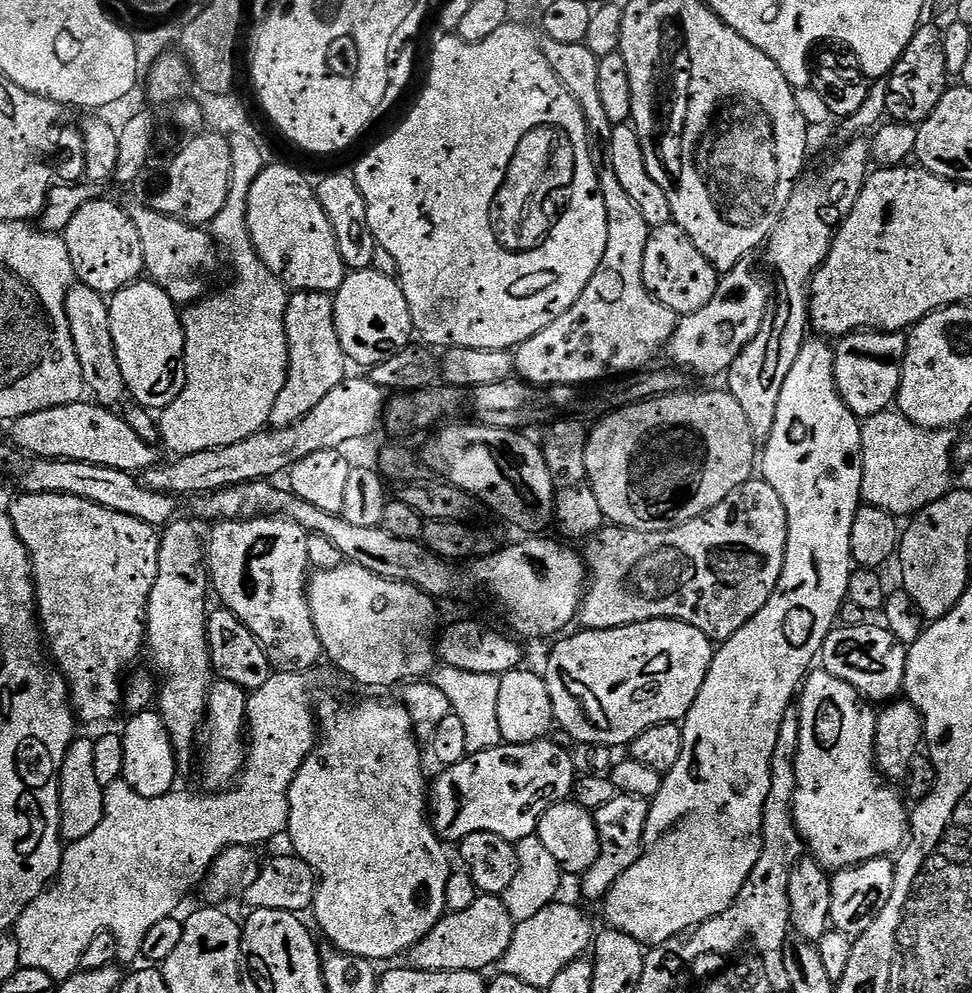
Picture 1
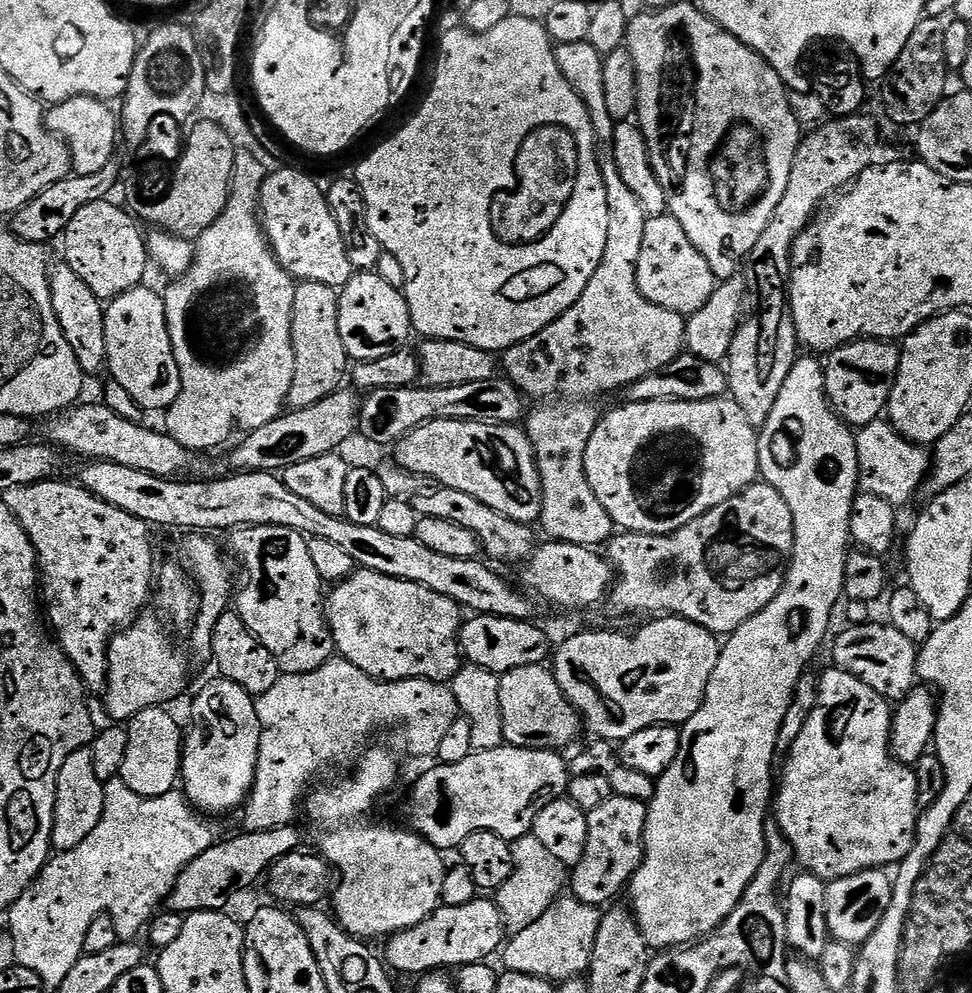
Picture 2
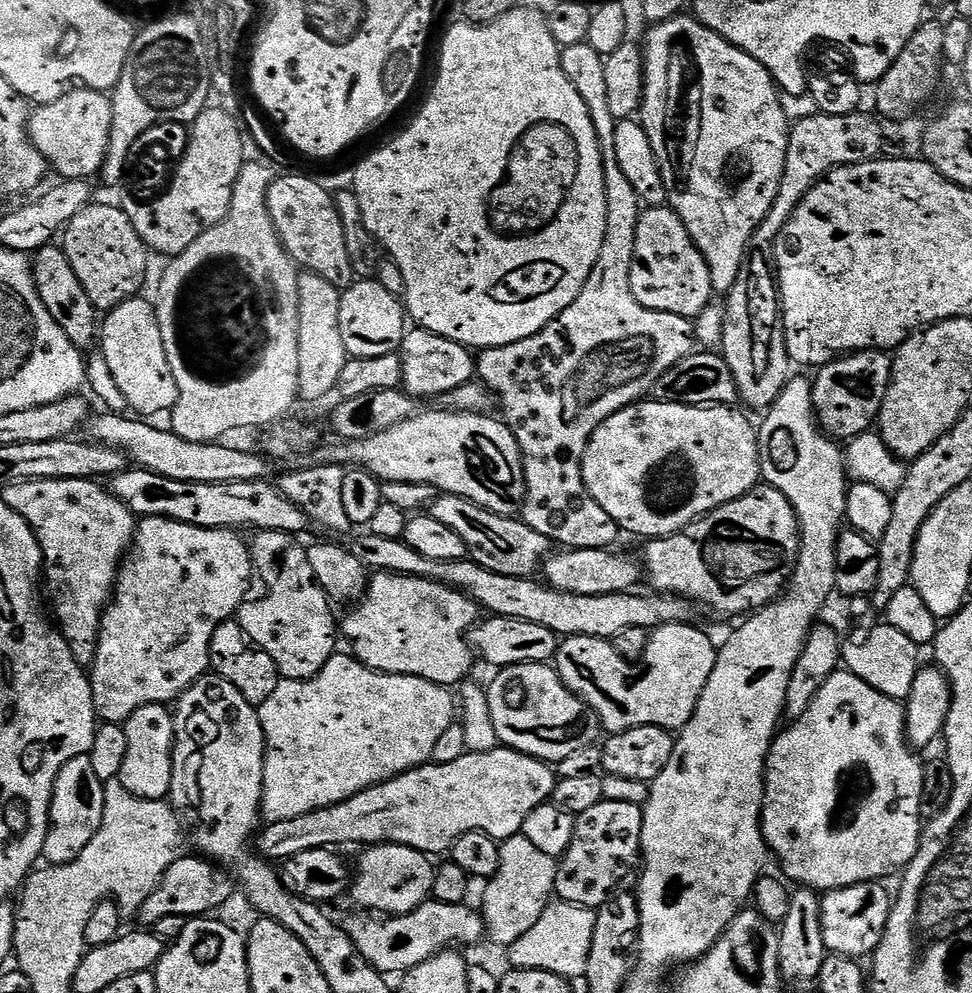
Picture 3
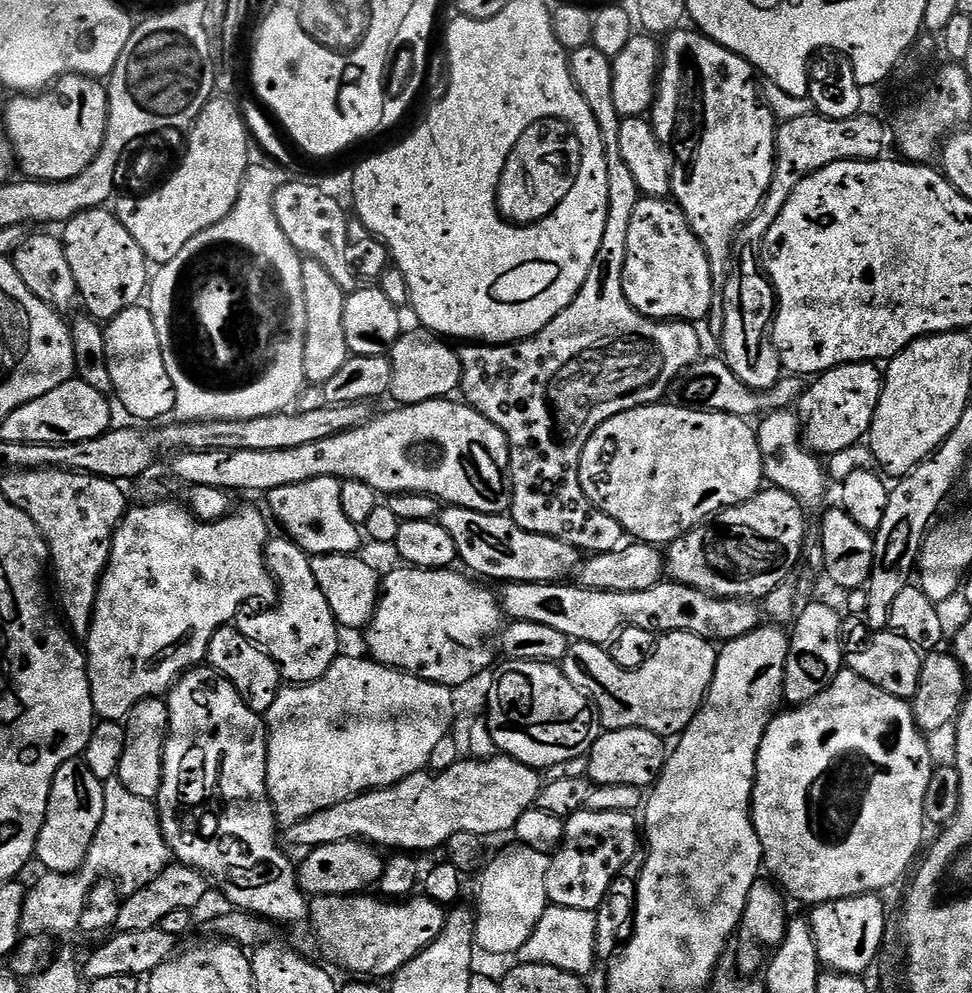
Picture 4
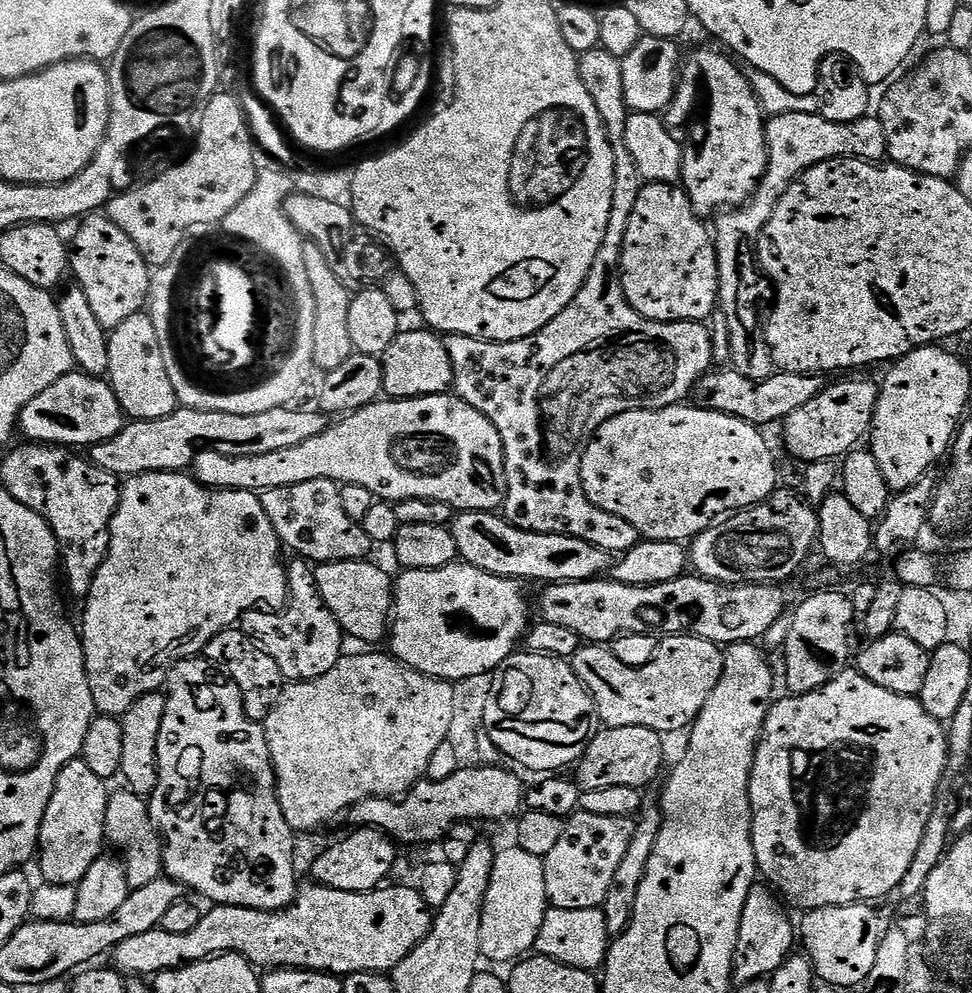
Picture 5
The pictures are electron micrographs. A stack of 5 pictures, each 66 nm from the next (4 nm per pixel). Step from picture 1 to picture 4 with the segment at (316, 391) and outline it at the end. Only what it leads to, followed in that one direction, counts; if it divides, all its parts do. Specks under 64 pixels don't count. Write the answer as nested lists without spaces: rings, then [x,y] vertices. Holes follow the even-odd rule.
[[[308,258],[302,266],[303,289],[306,294],[308,323],[305,340],[305,378],[309,385],[322,386],[346,366],[350,355],[346,346],[346,330],[342,330],[342,310],[346,293],[334,278],[330,278],[330,270],[322,266],[322,262]]]

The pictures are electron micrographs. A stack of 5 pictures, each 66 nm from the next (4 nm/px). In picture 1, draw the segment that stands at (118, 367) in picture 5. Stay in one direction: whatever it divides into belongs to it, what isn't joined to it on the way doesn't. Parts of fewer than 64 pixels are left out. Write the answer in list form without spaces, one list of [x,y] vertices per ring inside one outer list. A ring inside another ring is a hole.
[[[148,278],[128,284],[108,305],[114,354],[122,366],[127,395],[141,408],[163,410],[178,399],[184,366],[184,328],[178,306]]]

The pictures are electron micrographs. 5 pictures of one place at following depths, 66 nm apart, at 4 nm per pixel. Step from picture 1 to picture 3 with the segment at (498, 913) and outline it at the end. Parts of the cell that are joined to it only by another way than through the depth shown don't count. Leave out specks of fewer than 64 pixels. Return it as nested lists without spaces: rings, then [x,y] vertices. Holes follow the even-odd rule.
[[[429,898],[413,912],[407,912],[401,916],[356,914],[360,916],[352,916],[348,921],[343,921],[342,927],[348,933],[348,937],[354,942],[358,954],[362,954],[362,958],[366,958],[366,962],[370,962],[370,966],[374,966],[385,974],[391,974],[391,972],[403,974],[410,971],[414,966],[434,958],[439,952],[447,952],[453,946],[460,946],[456,944],[476,944],[480,939],[482,941],[485,939],[483,915],[477,909],[475,912],[474,909],[468,907],[467,903],[447,904],[446,902],[438,902]]]

